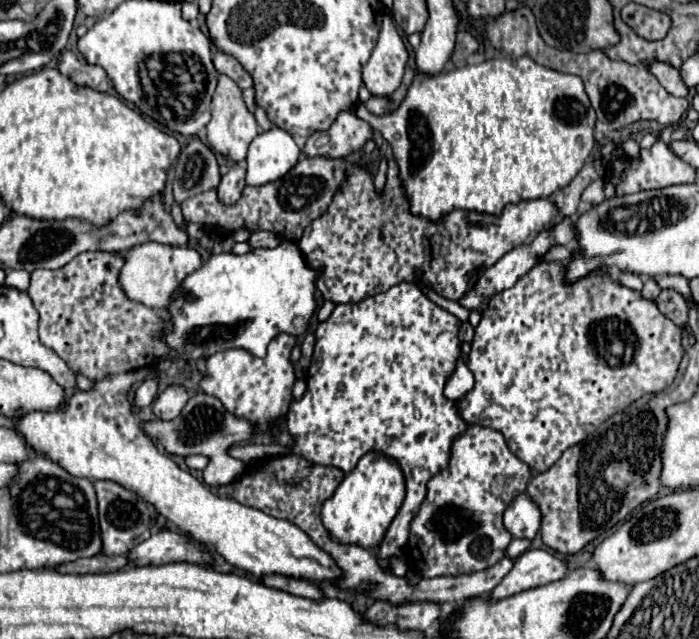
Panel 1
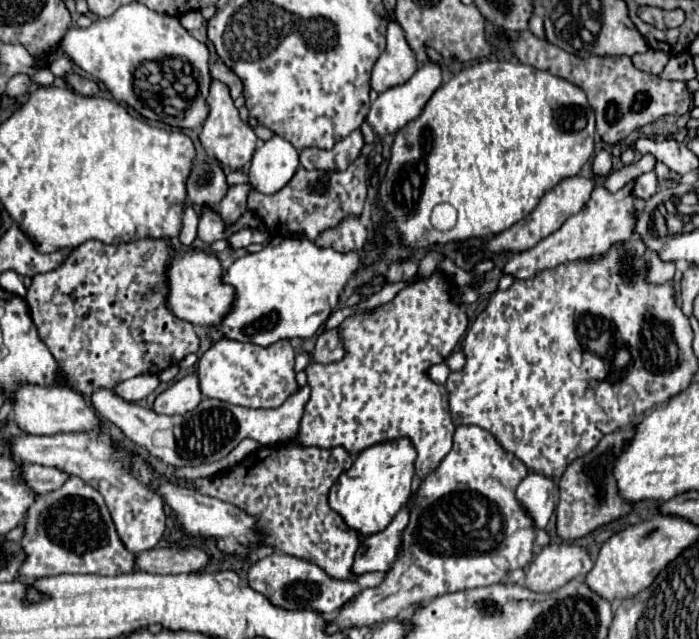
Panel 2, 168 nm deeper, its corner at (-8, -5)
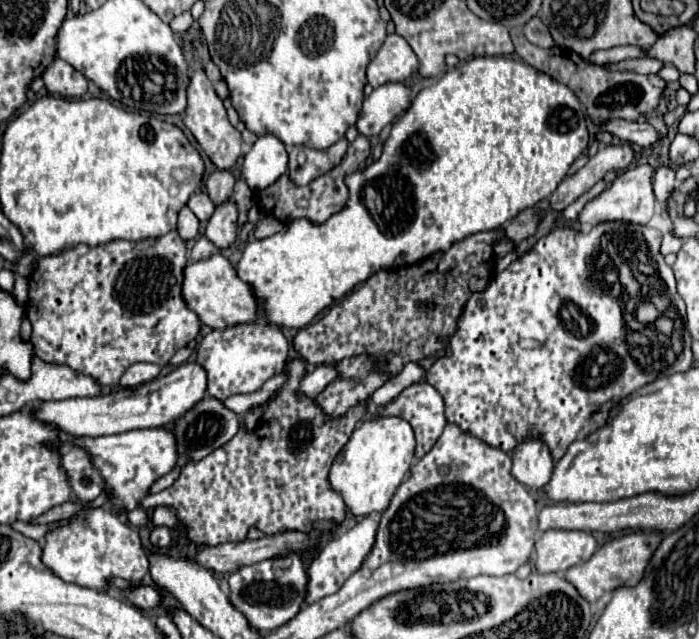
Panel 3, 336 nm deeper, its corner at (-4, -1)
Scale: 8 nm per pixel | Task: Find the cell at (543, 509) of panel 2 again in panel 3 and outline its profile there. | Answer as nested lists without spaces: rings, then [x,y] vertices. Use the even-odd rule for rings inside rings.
[[[528,436],[512,452],[512,476],[528,486],[532,492],[538,492],[548,484],[552,474],[552,454],[550,448],[534,436]]]

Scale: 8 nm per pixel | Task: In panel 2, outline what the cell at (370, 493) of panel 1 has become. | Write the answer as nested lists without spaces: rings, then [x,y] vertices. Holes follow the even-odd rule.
[[[398,438],[386,444],[376,444],[360,452],[348,472],[344,472],[330,492],[330,508],[342,516],[348,528],[362,536],[382,532],[398,510],[412,496],[416,450],[408,438]]]

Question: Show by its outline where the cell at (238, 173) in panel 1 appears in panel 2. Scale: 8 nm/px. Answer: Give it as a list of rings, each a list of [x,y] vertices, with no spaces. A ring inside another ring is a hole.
[[[236,184],[236,186],[228,188],[226,196],[222,198],[222,202],[218,206],[218,214],[222,216],[224,222],[232,224],[246,212],[248,192],[250,192],[250,184]]]

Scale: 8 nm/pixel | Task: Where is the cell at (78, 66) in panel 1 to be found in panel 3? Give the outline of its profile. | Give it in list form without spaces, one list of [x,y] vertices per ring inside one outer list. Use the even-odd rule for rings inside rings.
[[[54,58],[54,62],[42,74],[44,88],[50,96],[64,96],[64,98],[82,98],[88,88],[88,80],[82,72],[74,70],[68,62]]]

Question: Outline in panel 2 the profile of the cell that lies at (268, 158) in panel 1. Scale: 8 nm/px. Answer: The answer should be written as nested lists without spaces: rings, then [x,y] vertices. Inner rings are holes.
[[[272,136],[252,156],[250,186],[262,194],[274,194],[292,180],[298,166],[298,150],[288,140]]]

